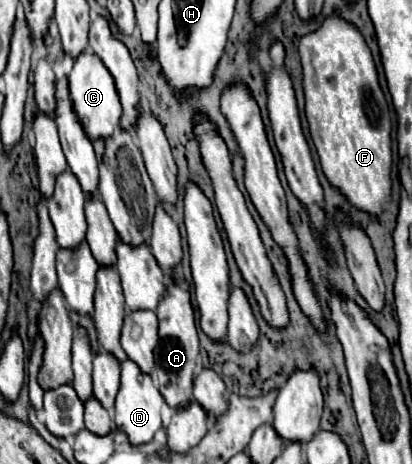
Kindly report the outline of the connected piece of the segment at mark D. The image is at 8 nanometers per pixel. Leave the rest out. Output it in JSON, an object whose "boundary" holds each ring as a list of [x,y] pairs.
{"boundary":[[[133,361],[121,363],[121,389],[115,399],[115,427],[127,435],[131,445],[149,443],[161,429],[161,407],[163,397],[149,375],[141,373]]]}

